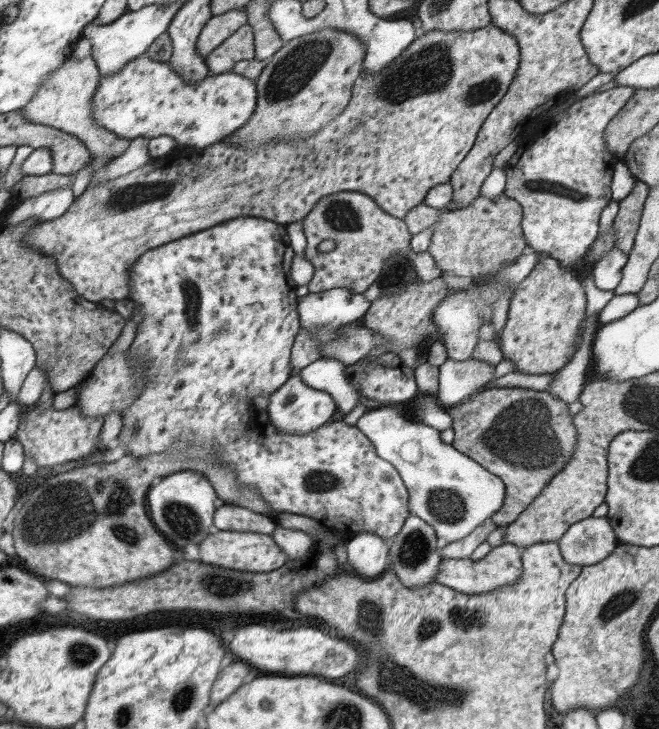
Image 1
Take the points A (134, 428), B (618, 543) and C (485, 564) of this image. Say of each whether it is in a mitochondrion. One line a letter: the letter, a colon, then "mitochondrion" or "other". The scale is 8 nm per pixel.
A: mitochondrion
B: other
C: other

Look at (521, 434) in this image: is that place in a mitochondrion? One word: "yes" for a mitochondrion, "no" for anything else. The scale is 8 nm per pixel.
yes

